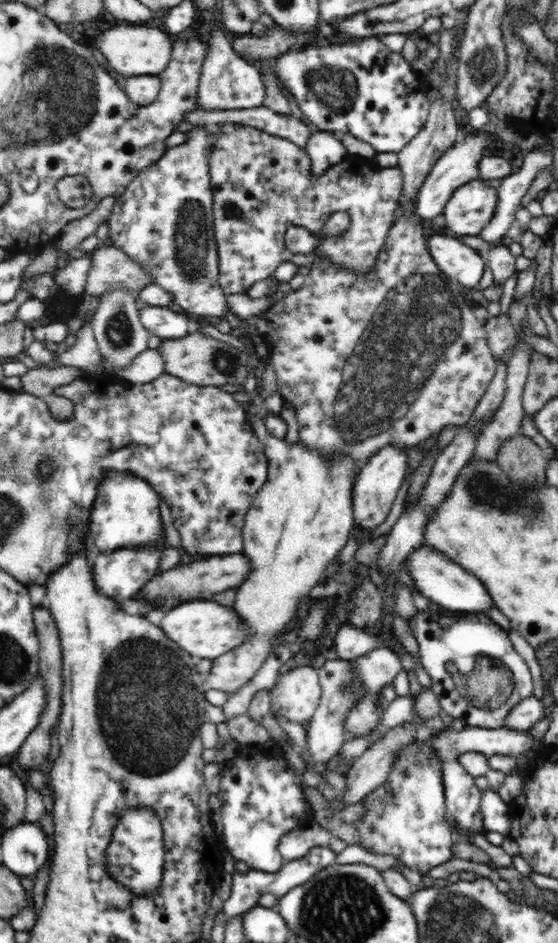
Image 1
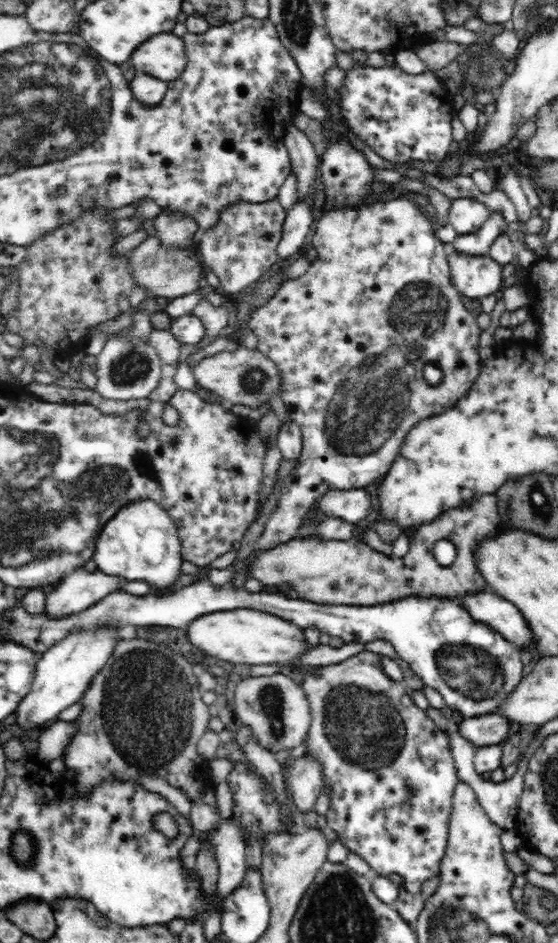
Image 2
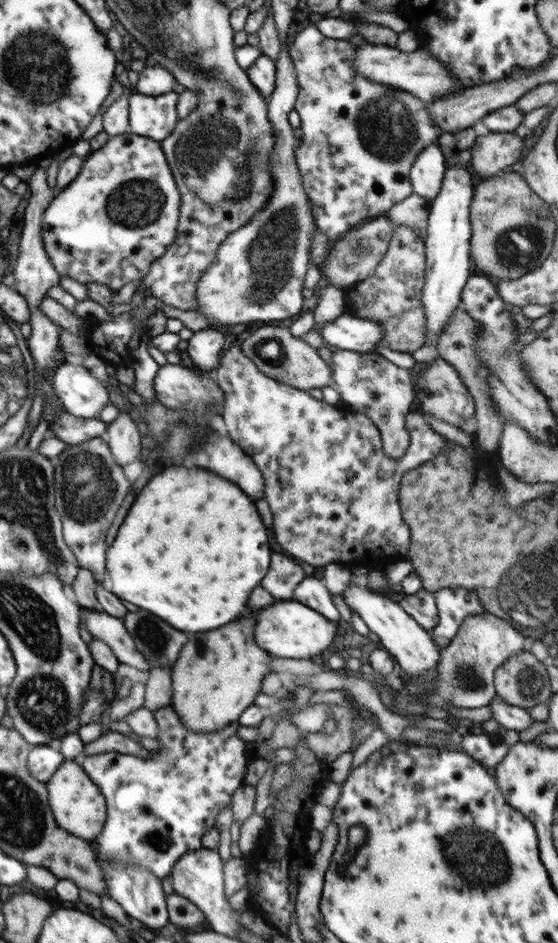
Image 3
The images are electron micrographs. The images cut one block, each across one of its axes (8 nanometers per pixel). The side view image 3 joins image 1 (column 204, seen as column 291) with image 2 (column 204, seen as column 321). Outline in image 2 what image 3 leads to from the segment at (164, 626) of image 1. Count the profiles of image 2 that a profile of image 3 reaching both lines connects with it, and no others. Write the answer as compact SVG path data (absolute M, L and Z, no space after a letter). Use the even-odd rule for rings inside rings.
M250 607L223 610L195 618L184 627L188 640L208 656L234 664L291 664L302 654L317 646L305 643L303 629L284 618Z

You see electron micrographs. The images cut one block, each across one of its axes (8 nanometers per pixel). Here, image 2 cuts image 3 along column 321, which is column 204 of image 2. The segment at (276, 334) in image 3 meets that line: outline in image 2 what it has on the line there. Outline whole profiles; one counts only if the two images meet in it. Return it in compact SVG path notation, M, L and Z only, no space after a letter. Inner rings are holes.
M230 347L213 356L202 358L191 368L195 382L201 388L230 400L232 404L244 404L254 410L267 402L276 393L280 394L282 384L279 370L274 362L257 349L247 347Z

